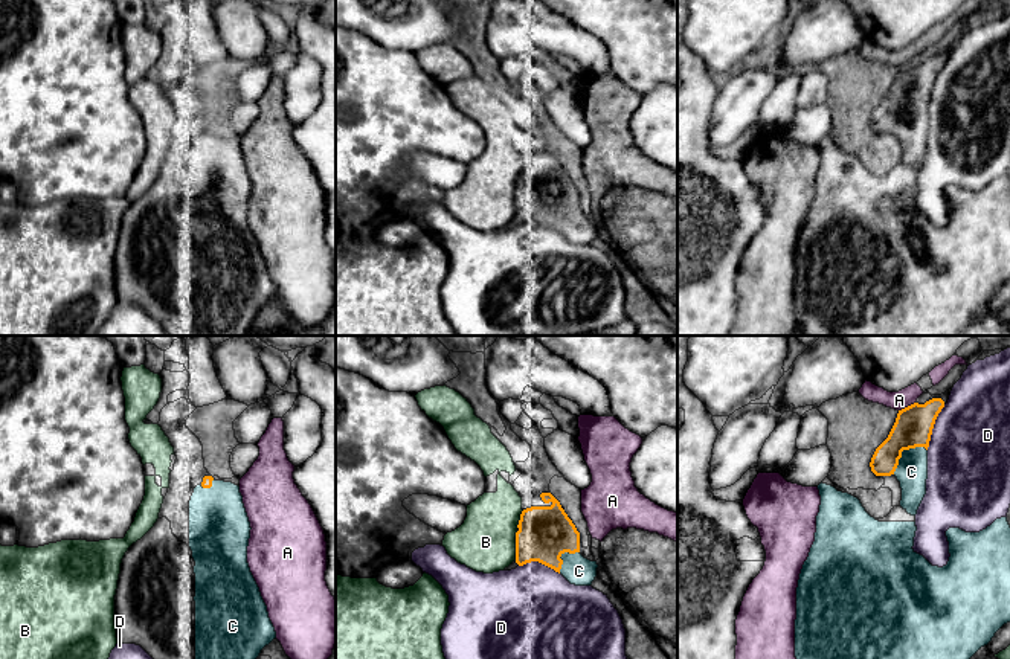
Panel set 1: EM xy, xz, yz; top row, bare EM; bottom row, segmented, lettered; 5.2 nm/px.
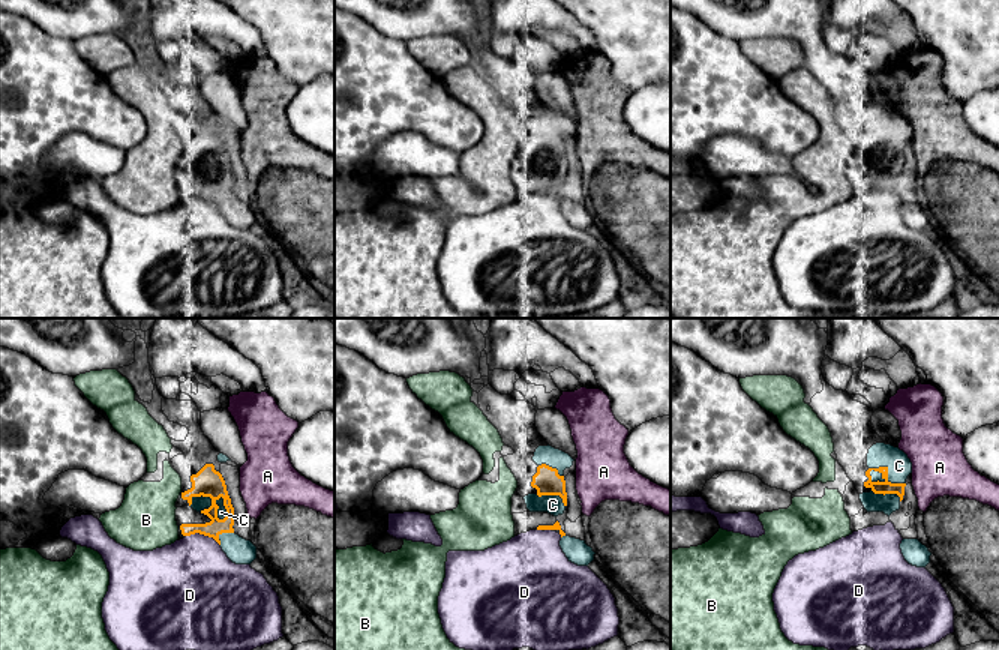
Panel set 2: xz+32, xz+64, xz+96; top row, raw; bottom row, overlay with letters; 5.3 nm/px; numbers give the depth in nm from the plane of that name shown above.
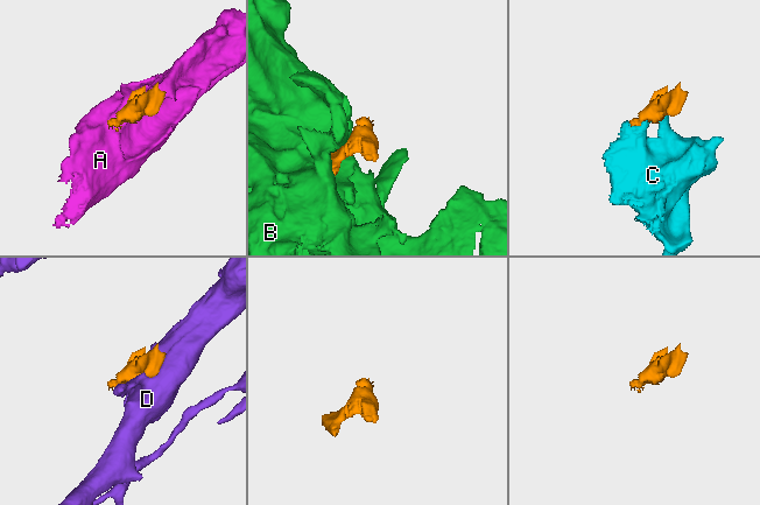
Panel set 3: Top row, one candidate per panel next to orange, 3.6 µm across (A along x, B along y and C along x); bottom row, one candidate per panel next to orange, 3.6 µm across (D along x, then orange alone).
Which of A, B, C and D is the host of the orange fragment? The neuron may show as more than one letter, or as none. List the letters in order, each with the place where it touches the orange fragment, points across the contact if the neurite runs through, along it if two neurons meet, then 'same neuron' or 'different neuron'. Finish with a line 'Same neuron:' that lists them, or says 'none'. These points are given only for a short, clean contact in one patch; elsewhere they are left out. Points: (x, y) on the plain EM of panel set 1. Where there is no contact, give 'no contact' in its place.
A: contact yz (908, 64); border yz (914, 60), (899, 69); different neuron
B: contact xz (516, 205); different neuron
C: contact yz (903, 107); same neuron
D: contact yz (932, 86); different neuron
Same neuron: C

